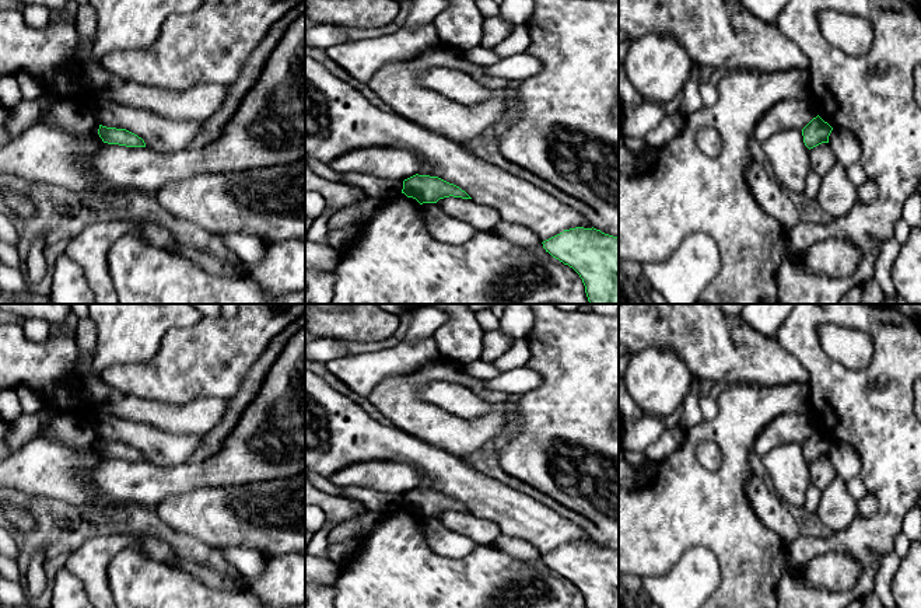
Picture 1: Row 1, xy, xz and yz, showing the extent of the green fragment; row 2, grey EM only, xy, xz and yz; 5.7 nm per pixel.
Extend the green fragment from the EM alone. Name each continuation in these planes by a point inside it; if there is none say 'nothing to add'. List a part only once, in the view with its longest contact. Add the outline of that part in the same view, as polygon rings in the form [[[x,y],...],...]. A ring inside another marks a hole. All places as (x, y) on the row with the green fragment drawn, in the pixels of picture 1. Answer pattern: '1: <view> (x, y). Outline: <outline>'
nothing to add

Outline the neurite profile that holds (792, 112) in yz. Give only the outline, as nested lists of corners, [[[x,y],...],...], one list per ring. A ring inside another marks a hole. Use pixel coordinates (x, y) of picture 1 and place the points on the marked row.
[[[788,98],[774,104],[756,123],[753,137],[764,143],[785,129],[803,129],[817,111],[810,99]]]

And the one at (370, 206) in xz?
[[[368,196],[368,198],[361,203],[363,223],[370,221],[370,220],[374,217],[374,214],[377,213],[378,207],[379,207],[382,203],[384,203],[382,199]]]

